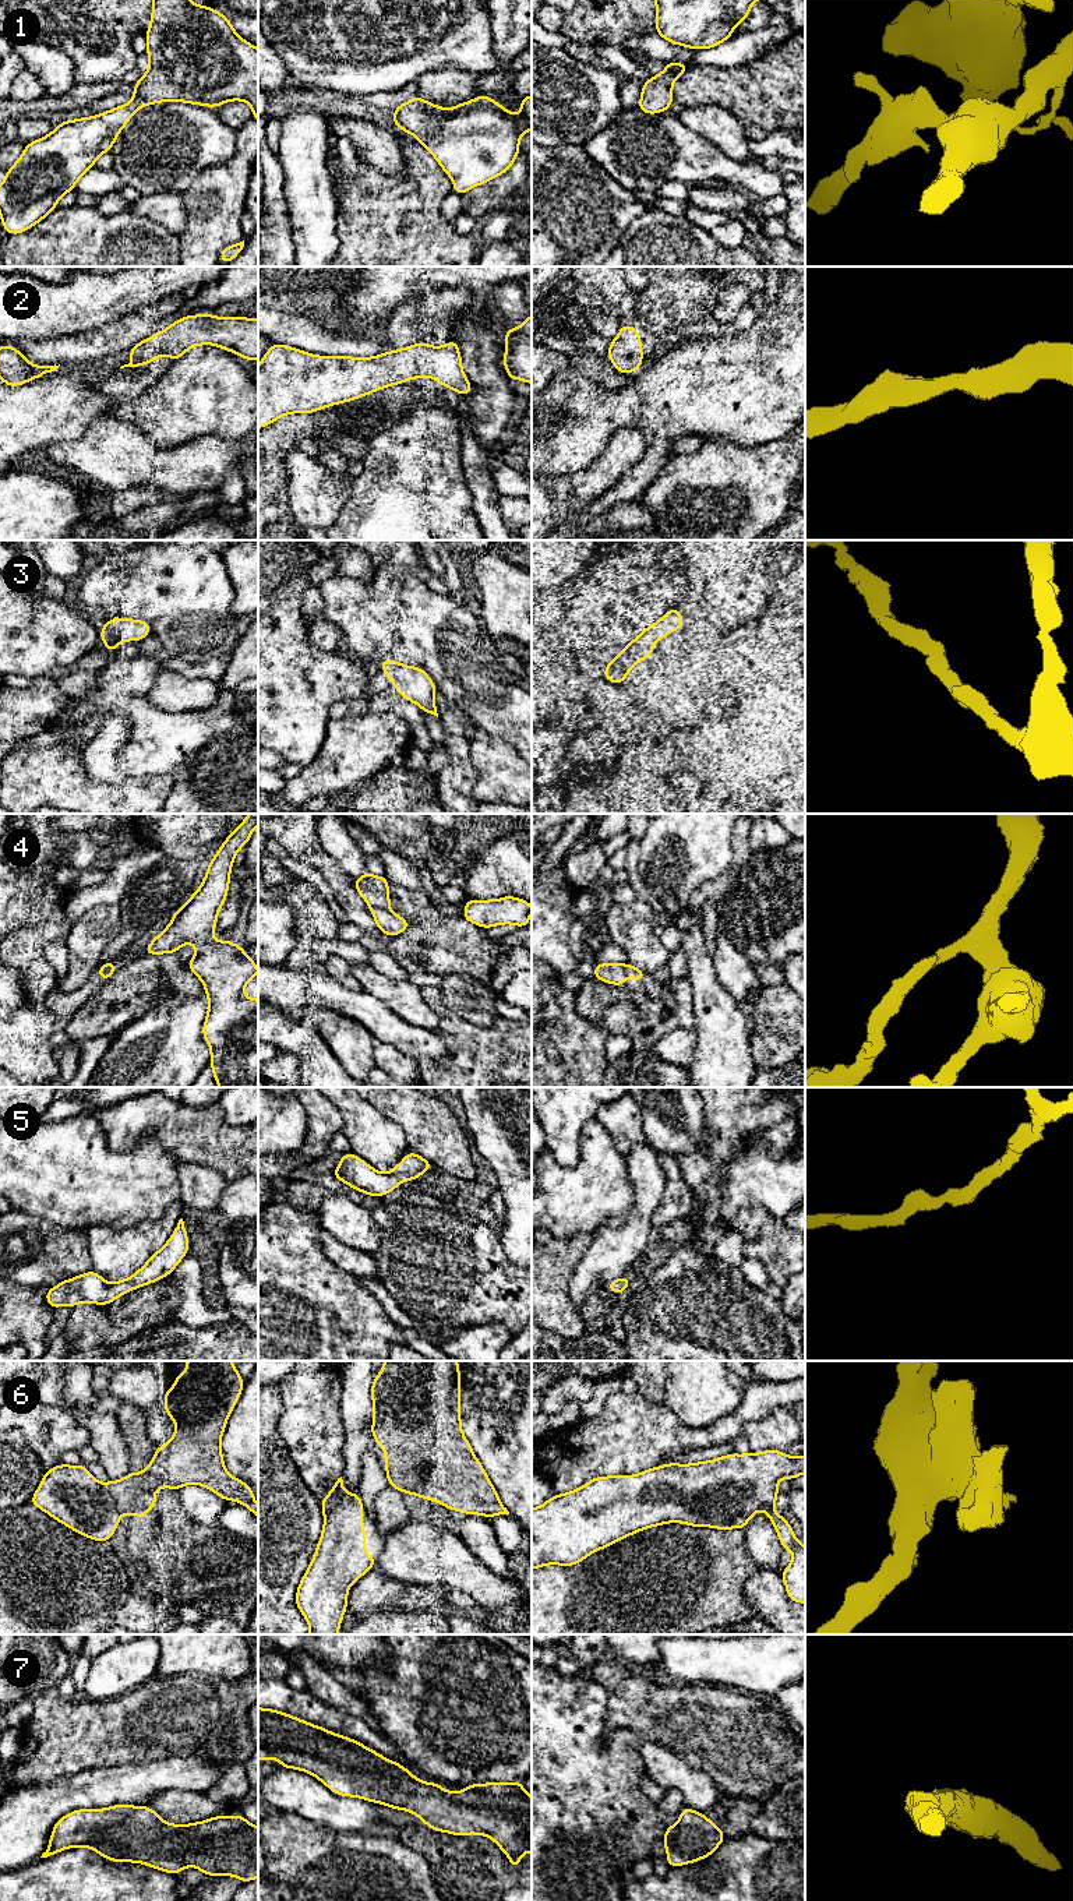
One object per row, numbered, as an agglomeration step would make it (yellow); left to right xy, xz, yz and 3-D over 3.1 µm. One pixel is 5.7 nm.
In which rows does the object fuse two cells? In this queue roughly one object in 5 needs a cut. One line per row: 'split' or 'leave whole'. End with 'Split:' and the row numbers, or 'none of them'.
1: leave whole
2: leave whole
3: leave whole
4: split
5: leave whole
6: leave whole
7: leave whole
Split: 4

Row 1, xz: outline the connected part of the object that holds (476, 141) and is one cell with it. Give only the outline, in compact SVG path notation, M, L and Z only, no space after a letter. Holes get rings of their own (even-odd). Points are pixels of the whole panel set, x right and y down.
M483 94L447 110L414 96L399 105L392 116L396 127L416 137L437 159L452 179L453 191L462 195L498 177L513 165L519 155L520 137L532 130L532 95L522 98L518 116Z

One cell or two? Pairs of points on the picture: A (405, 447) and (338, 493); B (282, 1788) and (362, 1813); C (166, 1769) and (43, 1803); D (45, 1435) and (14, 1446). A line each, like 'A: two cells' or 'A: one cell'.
A: two cells
B: one cell
C: one cell
D: two cells

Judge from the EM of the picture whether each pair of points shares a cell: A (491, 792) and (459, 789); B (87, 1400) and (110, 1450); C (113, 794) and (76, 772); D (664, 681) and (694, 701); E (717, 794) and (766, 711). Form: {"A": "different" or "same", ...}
{"A": "different", "B": "same", "C": "same", "D": "same", "E": "different"}

